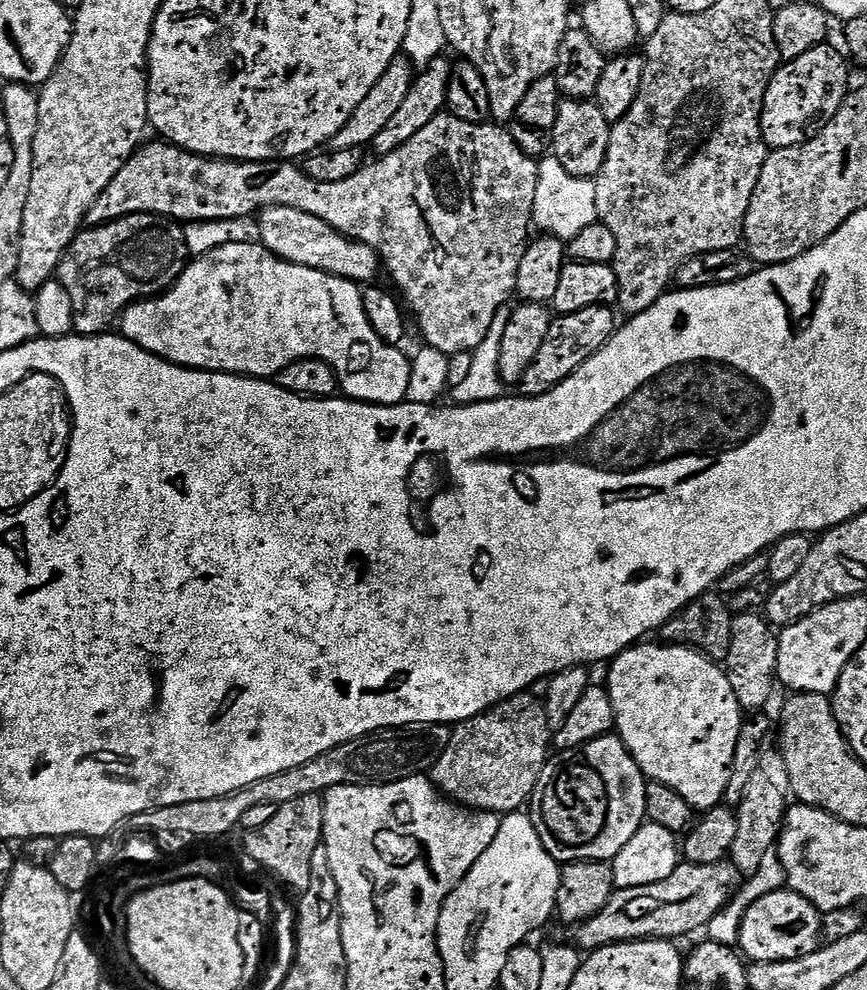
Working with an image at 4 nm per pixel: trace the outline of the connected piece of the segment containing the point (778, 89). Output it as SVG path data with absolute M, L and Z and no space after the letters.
M825 42L814 50L806 50L806 54L781 63L772 75L760 115L762 134L769 149L789 148L814 139L834 119L850 95L849 61L841 49L840 53L830 45Z

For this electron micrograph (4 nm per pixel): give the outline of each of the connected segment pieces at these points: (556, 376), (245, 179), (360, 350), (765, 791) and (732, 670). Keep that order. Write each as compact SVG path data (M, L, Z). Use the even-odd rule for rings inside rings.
M599 304L565 316L557 315L549 326L549 333L546 334L537 357L530 363L525 376L521 378L519 391L525 396L541 396L554 390L566 378L570 378L570 374L578 371L595 352L602 350L602 346L606 346L608 339L616 332L617 313L612 311L611 307Z
M441 114L422 126L410 142L388 156L373 159L373 164L371 161L358 174L346 178L346 182L314 182L303 167L292 162L221 160L185 152L167 142L145 143L92 203L86 220L92 226L109 224L123 216L163 216L177 222L233 222L243 216L255 217L266 208L293 208L314 214L314 218L322 218L322 222L342 235L376 251L386 272L388 268L392 275L395 291L402 297L407 311L416 315L427 347L449 354L468 354L486 338L500 308L509 303L508 299L513 299L519 263L530 243L528 231L534 228L532 211L539 180L537 161L516 145L511 131L504 129L503 132L500 128L503 127L492 122L471 124L454 115ZM465 154L468 163L463 164L461 158Z
M225 242L205 256L193 259L185 268L184 273L176 279L176 283L167 292L137 304L131 304L124 311L118 321L119 331L130 342L134 342L142 350L162 357L171 364L178 364L181 368L194 368L209 372L231 372L234 376L251 376L253 378L276 378L280 371L299 360L325 360L336 372L336 383L339 391L347 399L358 400L362 404L403 404L408 398L410 386L410 370L412 361L403 356L399 347L387 344L375 333L374 326L367 320L366 310L363 309L362 288L355 280L347 280L341 276L332 276L322 270L314 270L310 266L298 266L289 260L281 260L271 250L259 242L253 244L231 244Z
M784 755L764 757L764 768L757 768L750 778L744 800L738 807L738 834L734 838L734 846L730 853L731 863L735 864L741 873L752 876L764 864L768 851L777 847L780 839L784 818L790 807L790 778L784 764Z
M755 611L739 613L732 622L732 645L726 661L726 671L741 709L764 710L772 691L778 688L778 636L773 625ZM773 632L773 633L772 633Z

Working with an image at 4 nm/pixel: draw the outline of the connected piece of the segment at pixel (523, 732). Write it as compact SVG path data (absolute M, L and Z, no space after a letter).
M532 694L512 696L493 706L490 711L464 720L452 728L450 746L446 746L442 758L438 758L432 767L430 779L443 795L465 808L501 814L519 812L531 798L532 791L541 787L540 775L548 764L548 744L550 748L553 740L554 732L548 724L545 701L540 698L535 700Z

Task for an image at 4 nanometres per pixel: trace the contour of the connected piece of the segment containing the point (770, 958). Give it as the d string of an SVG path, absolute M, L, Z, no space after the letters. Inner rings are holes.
M783 891L768 892L758 897L740 920L738 948L749 961L769 964L779 960L797 960L821 947L822 913L809 900L802 898L802 894Z

